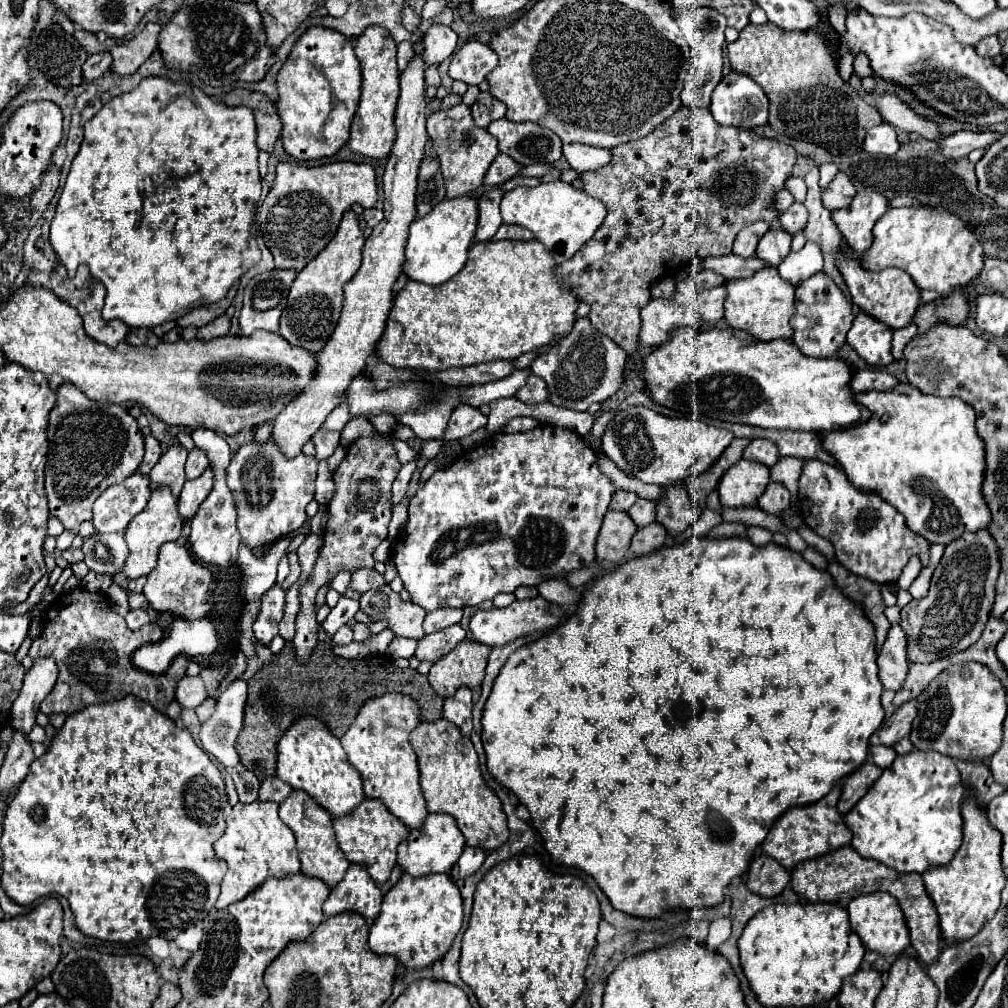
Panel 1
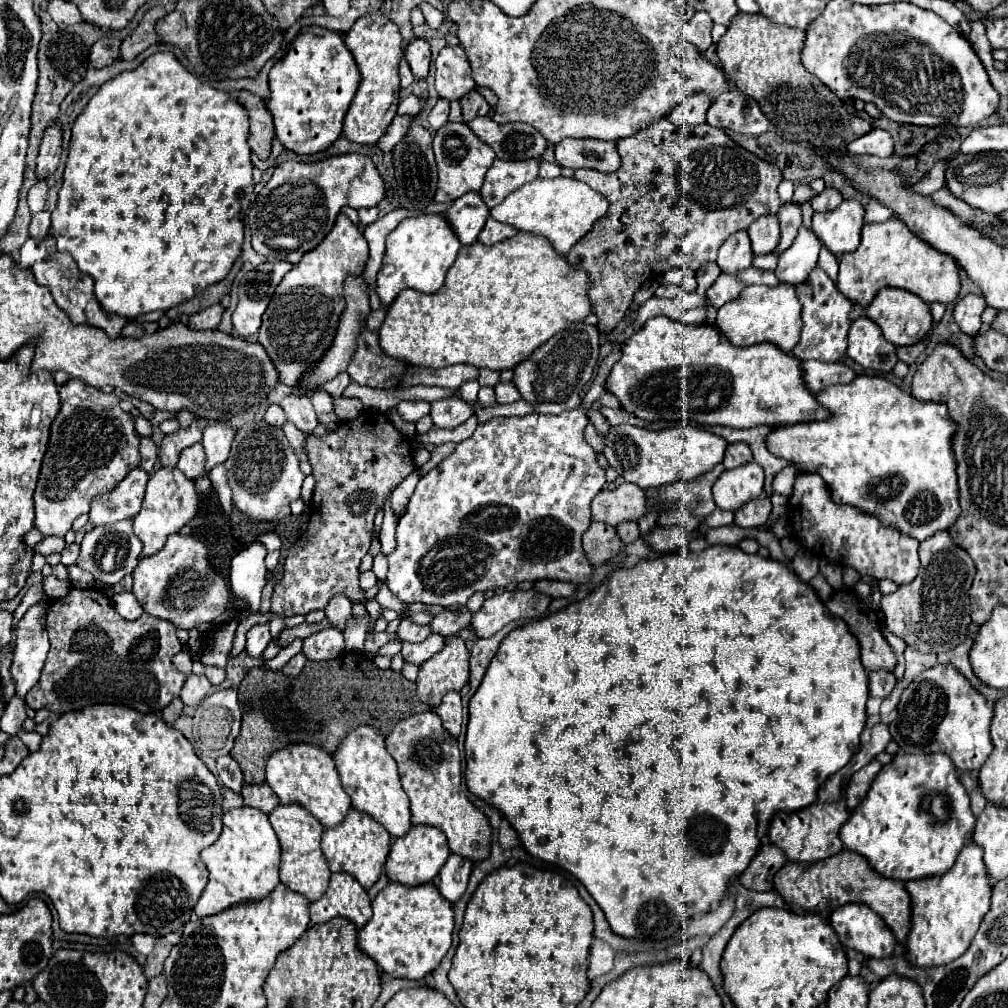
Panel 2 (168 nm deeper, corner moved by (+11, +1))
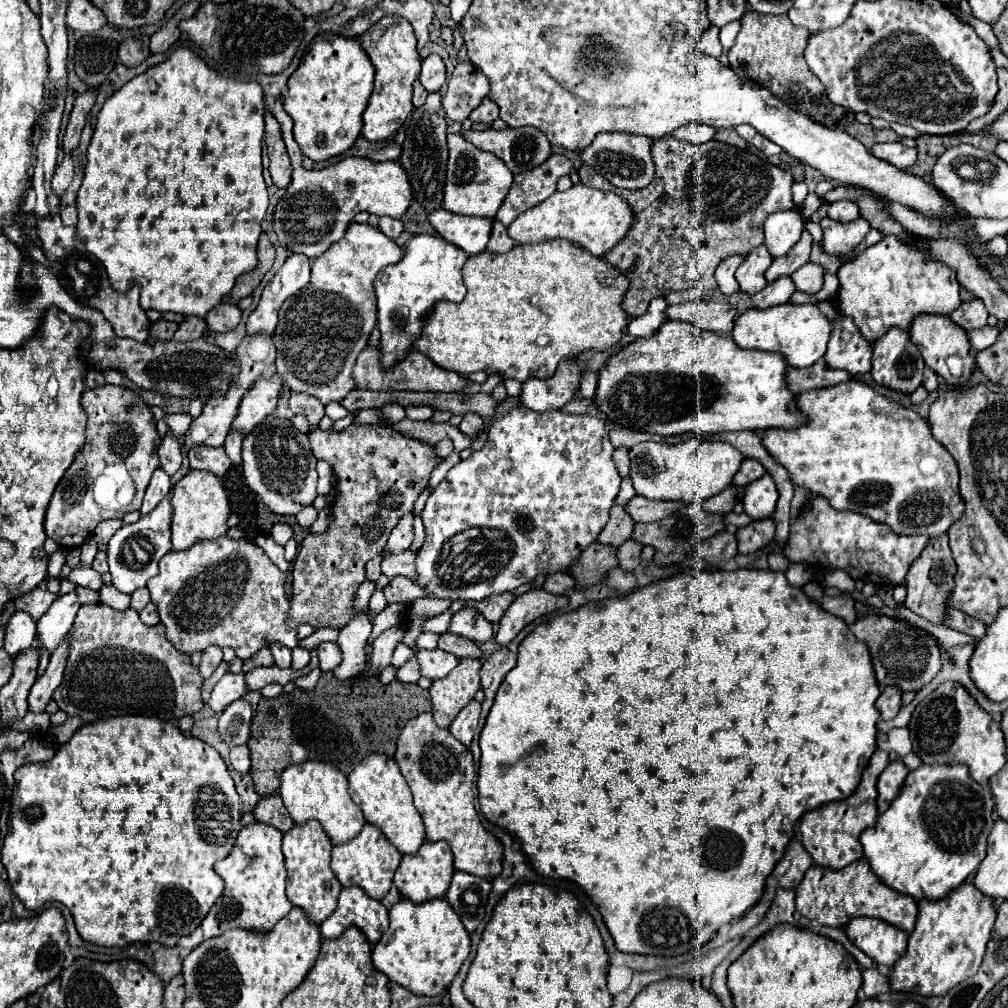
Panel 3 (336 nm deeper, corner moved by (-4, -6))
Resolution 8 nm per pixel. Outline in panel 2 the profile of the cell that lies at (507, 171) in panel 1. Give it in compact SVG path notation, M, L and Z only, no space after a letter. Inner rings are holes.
M496 159L488 169L484 185L480 189L480 197L484 199L486 207L494 209L512 191L520 189L526 183L532 183L538 177L538 167L540 159L528 159L528 161Z

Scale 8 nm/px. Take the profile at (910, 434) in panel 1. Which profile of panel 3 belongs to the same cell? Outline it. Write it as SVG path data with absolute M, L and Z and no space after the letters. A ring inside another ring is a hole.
M861 380L801 392L797 394L797 404L809 416L807 426L797 430L763 432L763 446L789 470L793 484L805 486L827 498L835 510L865 514L903 536L939 538L963 516L965 500L959 494L957 464L947 448L931 436L929 422L915 410L877 394Z

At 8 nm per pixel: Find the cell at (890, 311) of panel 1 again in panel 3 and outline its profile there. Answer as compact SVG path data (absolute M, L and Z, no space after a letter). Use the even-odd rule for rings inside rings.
M919 314L919 316L913 318L913 322L911 322L911 326L909 326L907 332L909 332L911 342L917 346L919 354L923 356L925 364L927 364L929 368L933 368L933 370L935 370L941 378L945 378L949 384L963 384L963 382L969 378L969 374L971 374L971 370L973 370L973 366L975 366L975 358L971 356L967 332L965 332L963 328L959 328L957 324L953 324L947 316L939 316L939 314ZM951 354L963 358L965 368L963 368L963 374L961 374L959 378L955 378L955 376L949 372L949 368L947 368L947 362L945 362L945 360L947 360L947 356L951 356Z

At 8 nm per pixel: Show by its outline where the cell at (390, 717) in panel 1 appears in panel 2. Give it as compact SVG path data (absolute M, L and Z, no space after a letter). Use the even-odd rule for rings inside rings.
M360 725L352 733L348 733L348 737L340 743L338 751L332 757L342 781L342 789L352 799L352 807L374 817L392 837L402 837L404 833L408 833L408 829L412 827L410 799L400 785L396 761L392 761L392 755L386 751L384 735L378 735L378 731L370 725Z

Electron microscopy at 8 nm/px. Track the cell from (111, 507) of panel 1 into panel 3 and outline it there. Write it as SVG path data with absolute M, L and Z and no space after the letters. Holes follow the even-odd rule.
M157 468L157 472L153 474L149 486L147 486L147 492L145 492L145 500L143 500L143 506L141 506L141 516L147 516L151 514L159 502L163 500L163 496L167 496L167 492L171 490L171 478L161 470Z

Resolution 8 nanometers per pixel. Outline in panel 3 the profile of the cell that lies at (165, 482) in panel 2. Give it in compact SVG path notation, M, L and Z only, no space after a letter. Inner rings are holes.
M189 470L171 488L171 506L171 550L187 550L195 540L217 540L227 532L227 494L221 480L207 470Z

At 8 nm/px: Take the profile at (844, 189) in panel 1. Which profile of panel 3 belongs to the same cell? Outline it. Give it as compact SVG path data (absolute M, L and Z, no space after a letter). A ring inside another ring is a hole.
M839 200L829 204L829 218L839 222L851 222L859 216L859 206L851 200Z

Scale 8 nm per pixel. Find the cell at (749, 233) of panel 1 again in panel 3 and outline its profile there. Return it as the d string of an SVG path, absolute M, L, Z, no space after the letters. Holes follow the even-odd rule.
M763 244L757 246L755 250L751 250L747 254L747 258L743 260L743 264L735 272L735 278L741 286L741 292L755 294L755 292L763 290L767 286L765 270L771 266L771 262L773 262L773 258Z

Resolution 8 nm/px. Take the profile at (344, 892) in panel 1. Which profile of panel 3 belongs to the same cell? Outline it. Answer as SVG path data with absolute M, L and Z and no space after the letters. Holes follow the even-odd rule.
M347 886L339 894L335 912L321 924L321 934L325 938L337 938L349 926L357 926L375 944L389 928L387 908L379 900L369 898L363 888Z

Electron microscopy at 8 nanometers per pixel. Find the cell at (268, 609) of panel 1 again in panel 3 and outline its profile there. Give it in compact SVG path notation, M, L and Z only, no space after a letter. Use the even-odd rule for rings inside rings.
M271 644L271 654L273 654L273 660L275 660L275 666L279 668L289 668L291 666L291 650L283 644Z

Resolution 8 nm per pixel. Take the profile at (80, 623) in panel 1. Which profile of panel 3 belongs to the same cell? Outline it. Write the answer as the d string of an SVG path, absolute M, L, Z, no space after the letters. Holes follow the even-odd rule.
M99 602L81 606L75 616L75 622L71 626L69 658L65 664L63 682L55 690L53 700L59 704L63 712L67 712L69 716L79 716L83 722L95 722L101 718L125 714L141 714L167 722L177 722L185 714L195 714L203 708L201 686L203 676L199 674L199 668L191 664L191 656L179 652L167 640L161 622L155 626L145 626L133 608L119 612Z

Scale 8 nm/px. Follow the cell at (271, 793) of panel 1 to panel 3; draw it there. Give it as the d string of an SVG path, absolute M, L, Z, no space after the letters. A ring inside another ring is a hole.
M271 794L271 796L263 796L255 810L255 820L257 822L265 822L265 824L271 824L275 828L279 828L281 832L287 832L291 826L293 826L293 820L287 812L287 808L283 806L283 800L279 794Z

